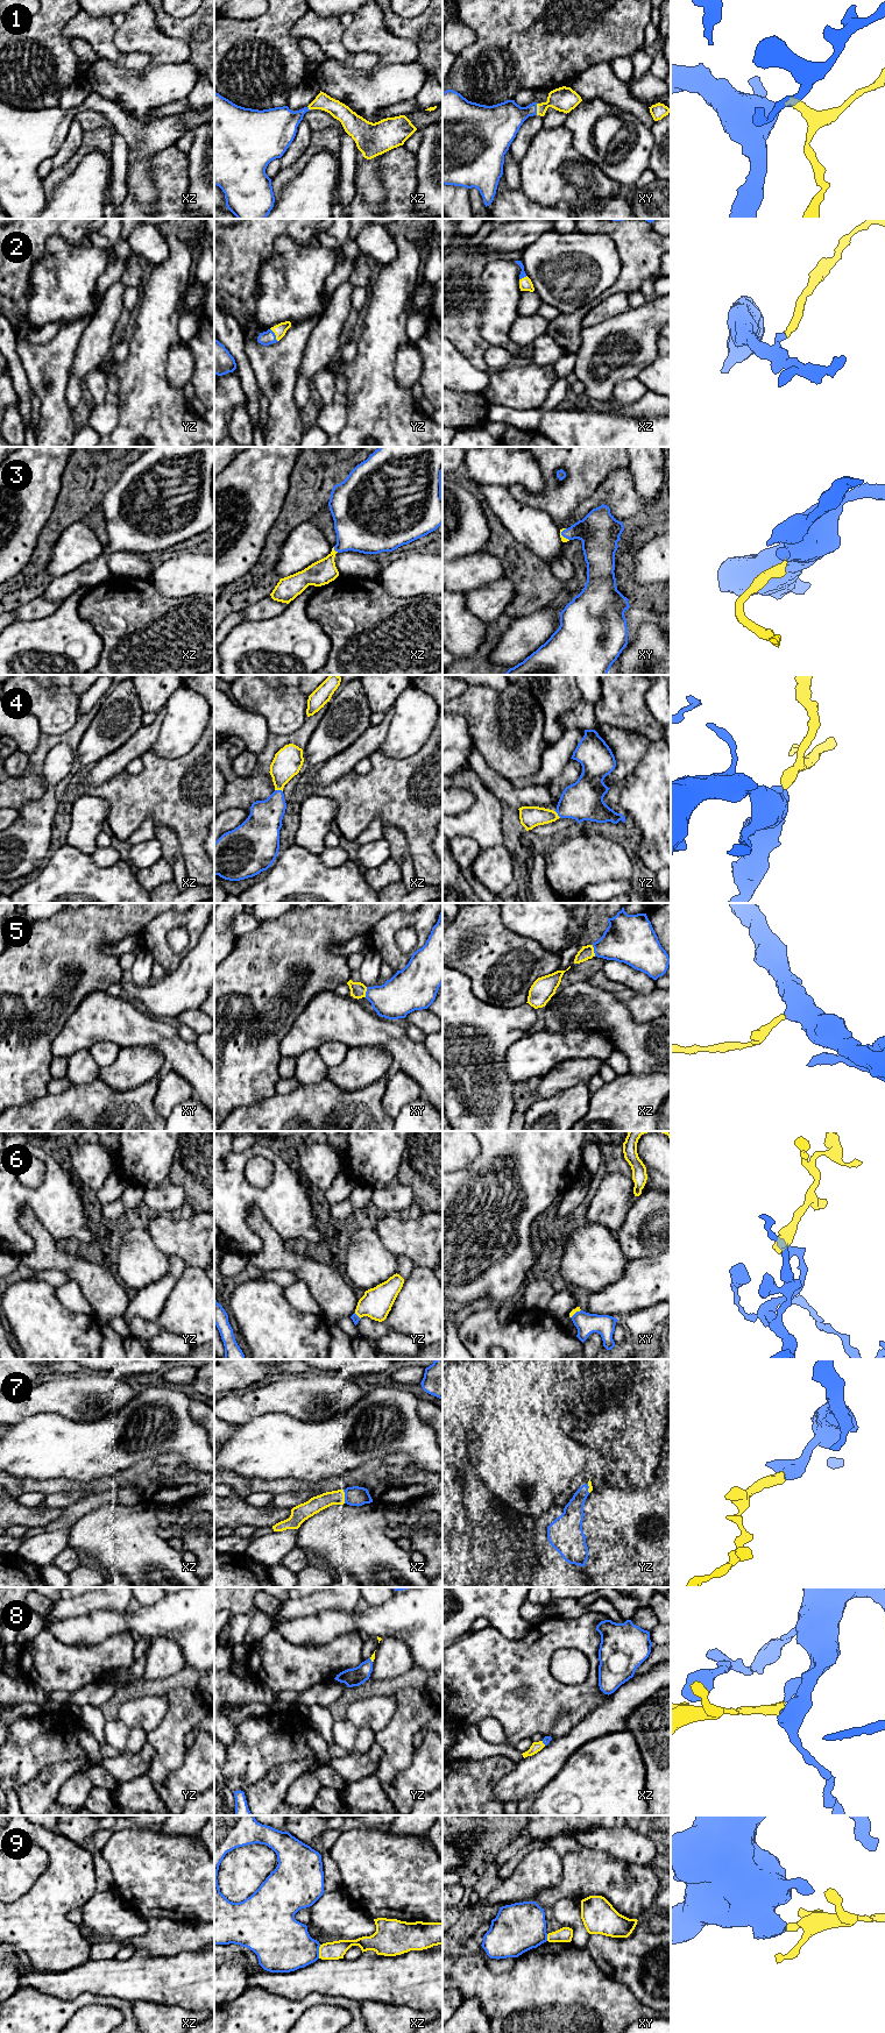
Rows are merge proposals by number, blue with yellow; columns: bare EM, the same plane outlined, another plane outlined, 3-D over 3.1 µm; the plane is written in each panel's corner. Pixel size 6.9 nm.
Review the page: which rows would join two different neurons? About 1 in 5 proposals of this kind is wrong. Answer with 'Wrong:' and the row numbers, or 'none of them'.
Wrong: 9

